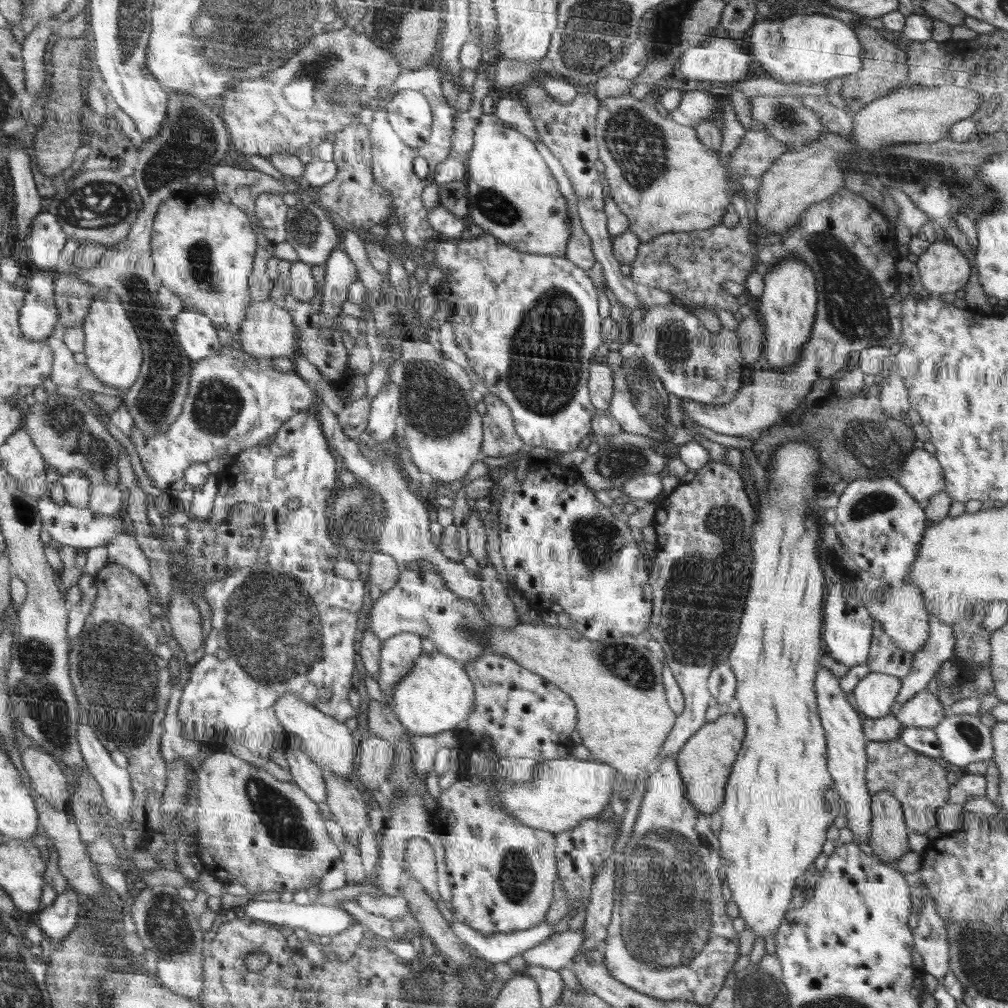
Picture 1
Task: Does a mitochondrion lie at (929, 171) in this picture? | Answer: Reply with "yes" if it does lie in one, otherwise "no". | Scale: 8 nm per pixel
yes

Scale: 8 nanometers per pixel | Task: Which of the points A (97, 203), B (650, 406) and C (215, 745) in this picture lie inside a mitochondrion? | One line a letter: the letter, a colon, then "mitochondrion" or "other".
A: mitochondrion
B: mitochondrion
C: other

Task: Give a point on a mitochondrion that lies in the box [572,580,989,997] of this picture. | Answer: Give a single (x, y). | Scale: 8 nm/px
(668, 901)

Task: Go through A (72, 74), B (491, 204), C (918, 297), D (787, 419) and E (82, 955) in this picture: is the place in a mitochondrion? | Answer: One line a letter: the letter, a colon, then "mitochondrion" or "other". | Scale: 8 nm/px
A: other
B: mitochondrion
C: other
D: other
E: other

